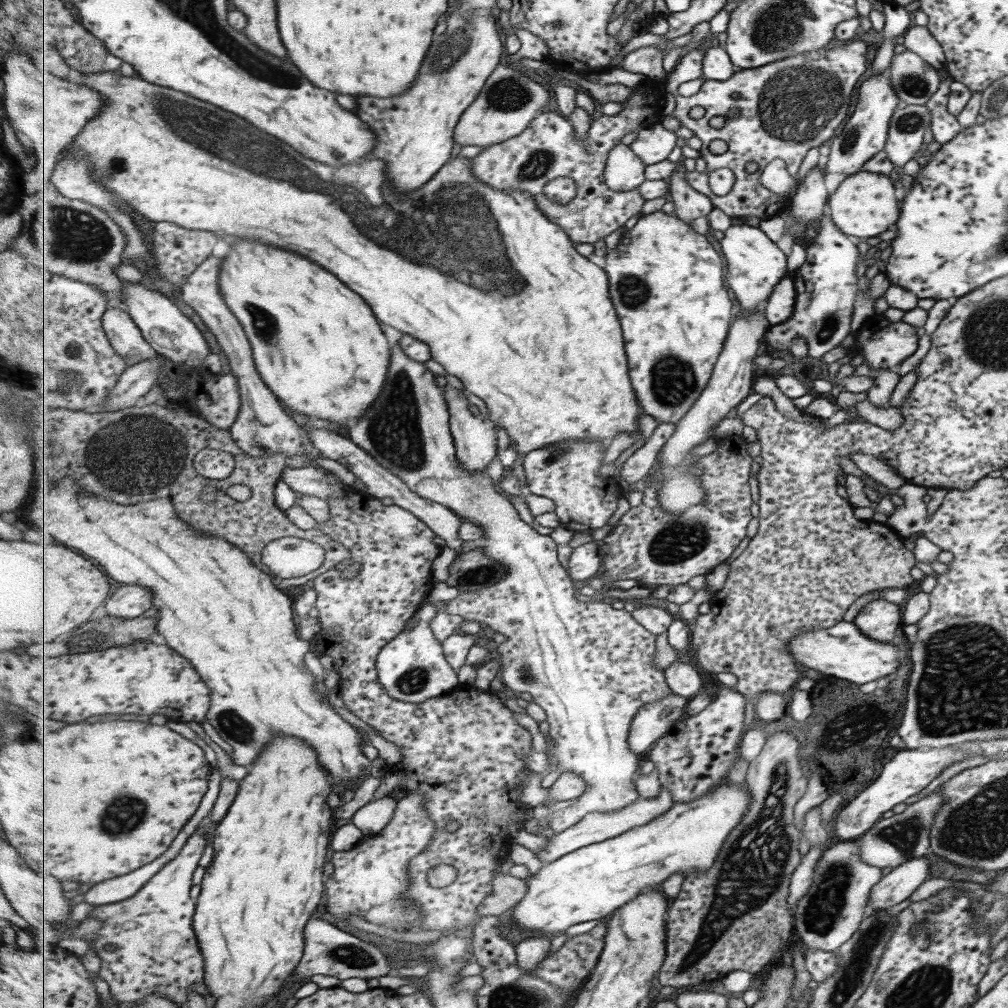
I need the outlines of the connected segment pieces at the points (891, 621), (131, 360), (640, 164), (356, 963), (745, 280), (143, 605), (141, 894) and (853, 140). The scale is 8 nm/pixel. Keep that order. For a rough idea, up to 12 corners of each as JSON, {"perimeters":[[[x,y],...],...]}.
{"perimeters":[[[875,599],[852,623],[888,643],[902,625],[899,604]],[[125,309],[104,330],[129,367],[161,356]],[[625,143],[607,158],[605,184],[637,189],[646,181],[646,164]],[[312,916],[293,974],[379,978],[394,974],[379,949]],[[743,222],[719,246],[742,310],[758,311],[788,273],[788,256]],[[123,584],[105,605],[109,616],[133,619],[155,604],[150,588]],[[195,835],[90,938],[119,1002],[212,995],[193,928]],[[887,70],[865,78],[822,160],[855,174],[882,150],[898,98]]]}

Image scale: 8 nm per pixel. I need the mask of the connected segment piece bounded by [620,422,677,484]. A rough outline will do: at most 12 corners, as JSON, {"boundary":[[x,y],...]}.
{"boundary":[[660,423],[645,444],[624,462],[622,479],[643,480],[677,424]]}

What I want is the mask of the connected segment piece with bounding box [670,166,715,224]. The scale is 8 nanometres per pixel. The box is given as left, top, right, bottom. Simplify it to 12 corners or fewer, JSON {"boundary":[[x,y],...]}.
{"boundary":[[682,166],[670,179],[674,214],[689,224],[715,206],[687,182]]}

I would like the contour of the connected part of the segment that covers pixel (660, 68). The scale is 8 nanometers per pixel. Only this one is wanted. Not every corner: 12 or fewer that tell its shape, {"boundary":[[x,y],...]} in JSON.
{"boundary":[[651,45],[631,51],[620,68],[654,79],[666,74],[665,54]]}

